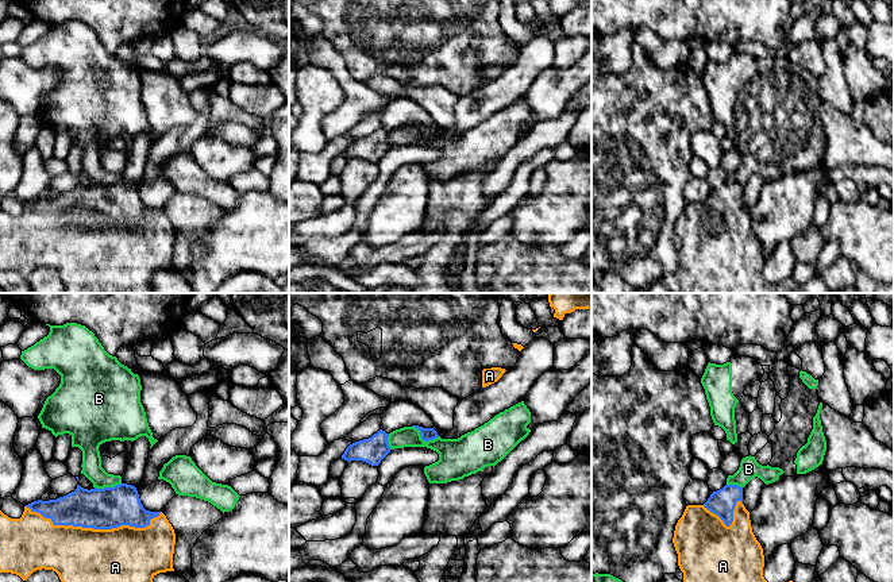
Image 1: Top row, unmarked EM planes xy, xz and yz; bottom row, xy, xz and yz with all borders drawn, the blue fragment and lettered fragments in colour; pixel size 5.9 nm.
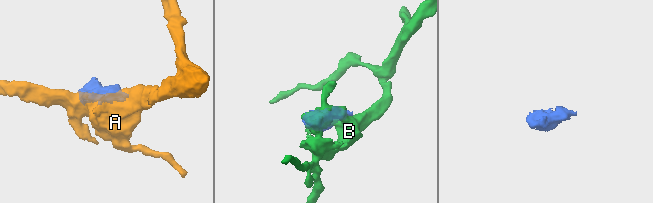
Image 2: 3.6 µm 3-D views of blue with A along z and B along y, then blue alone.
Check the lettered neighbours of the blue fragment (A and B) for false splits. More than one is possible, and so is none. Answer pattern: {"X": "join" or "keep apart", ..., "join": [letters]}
{"A": "join", "B": "keep apart", "join": ["A"]}

